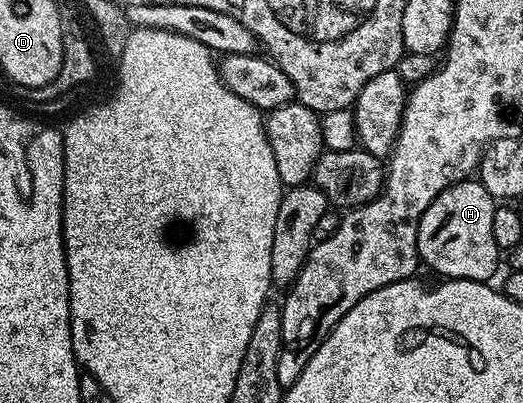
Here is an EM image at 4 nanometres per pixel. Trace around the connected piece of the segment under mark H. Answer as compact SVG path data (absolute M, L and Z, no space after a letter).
M478 179L459 181L441 191L419 220L417 243L422 264L436 269L443 279L490 282L499 261L501 265L501 250L493 239L493 211L496 208L496 199Z

